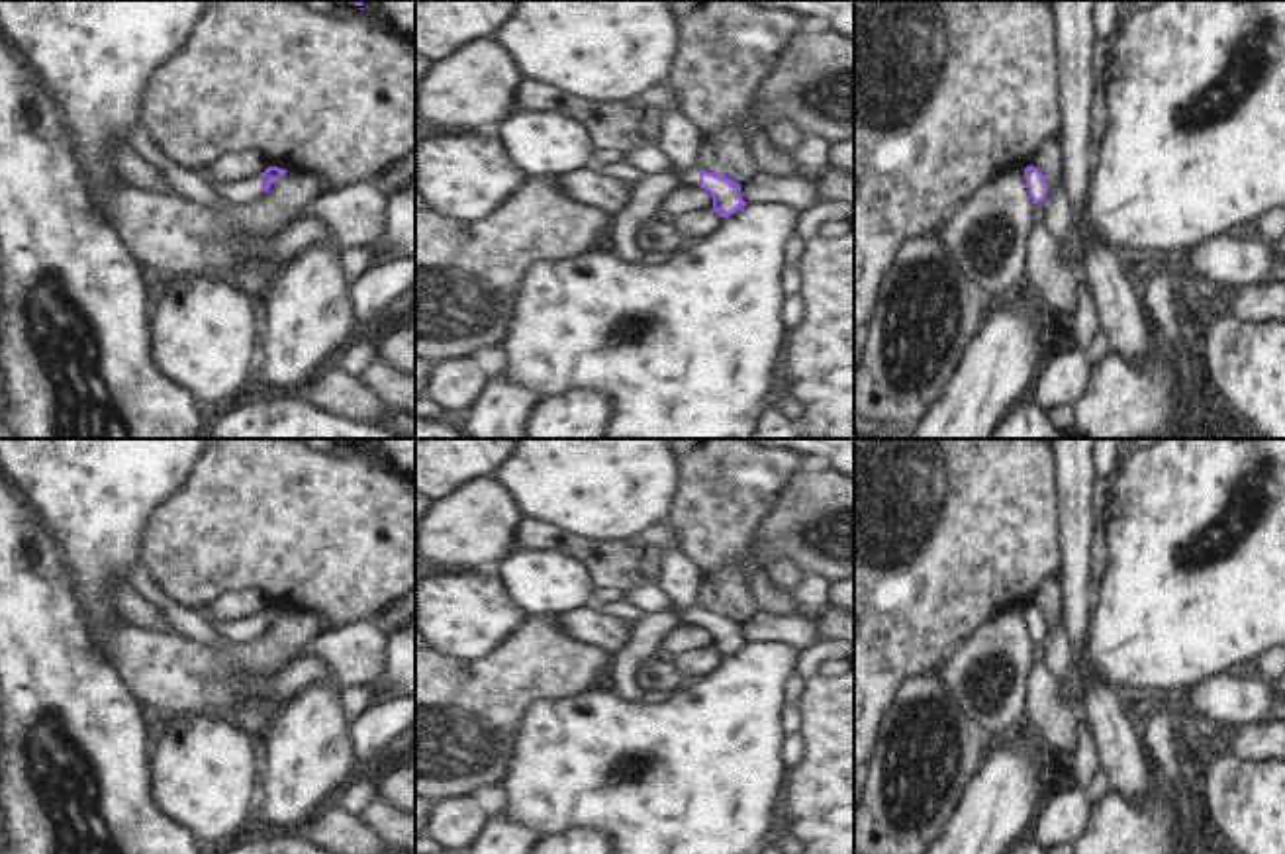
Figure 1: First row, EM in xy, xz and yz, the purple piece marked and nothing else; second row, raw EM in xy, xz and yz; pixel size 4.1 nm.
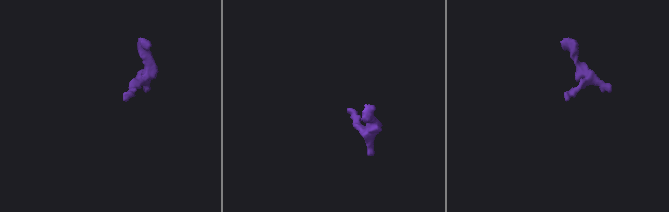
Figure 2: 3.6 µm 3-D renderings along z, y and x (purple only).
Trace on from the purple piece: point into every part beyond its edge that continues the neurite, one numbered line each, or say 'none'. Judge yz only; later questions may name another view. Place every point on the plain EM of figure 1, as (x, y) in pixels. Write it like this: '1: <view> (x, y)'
none

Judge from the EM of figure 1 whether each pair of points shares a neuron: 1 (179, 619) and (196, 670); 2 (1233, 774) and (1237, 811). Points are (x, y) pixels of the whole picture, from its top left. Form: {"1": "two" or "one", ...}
{"1": "two", "2": "one"}

